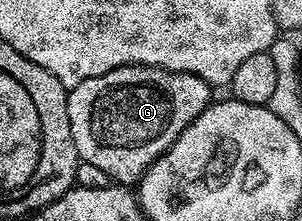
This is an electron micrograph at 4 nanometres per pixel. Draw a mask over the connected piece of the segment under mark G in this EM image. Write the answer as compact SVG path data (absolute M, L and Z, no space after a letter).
M126 64L117 70L109 70L109 74L85 78L85 82L70 89L67 94L69 126L79 159L93 162L93 166L105 170L105 174L109 174L116 185L134 185L142 180L148 166L168 152L176 138L212 103L211 92L212 85L200 76L164 68L146 68L144 64Z

